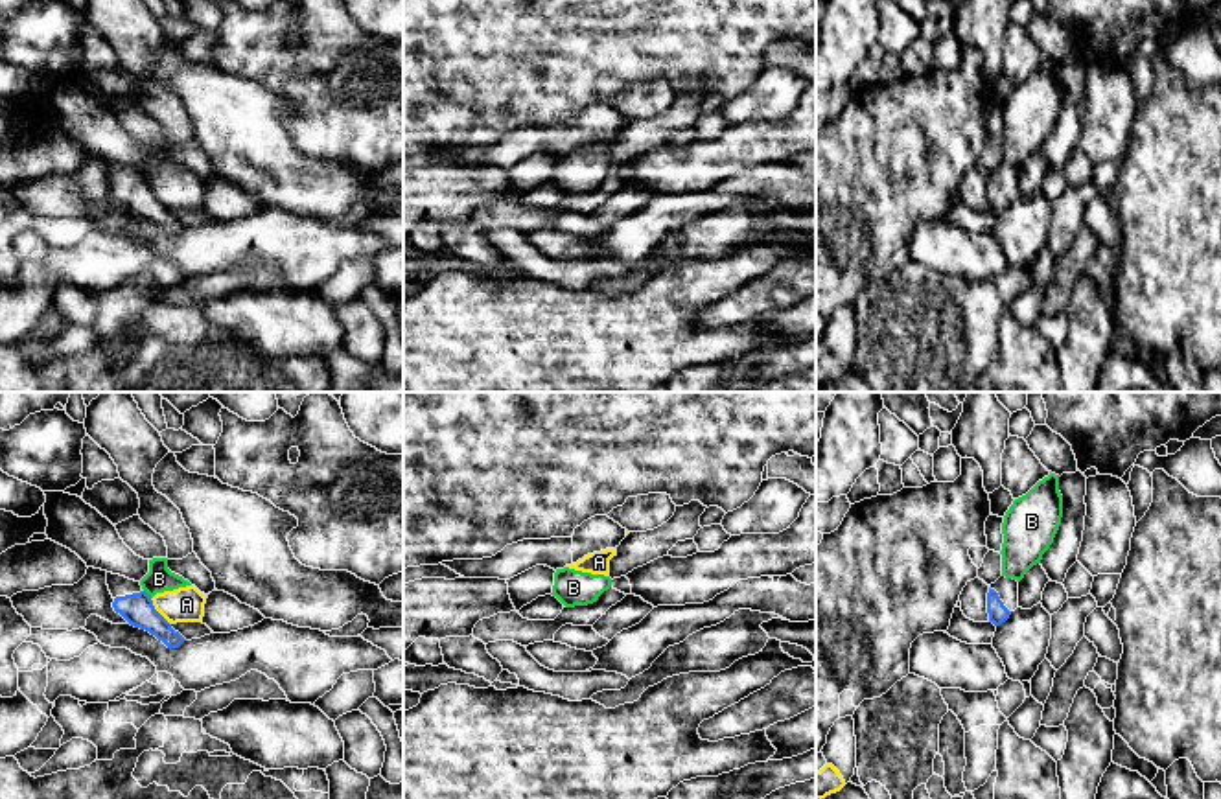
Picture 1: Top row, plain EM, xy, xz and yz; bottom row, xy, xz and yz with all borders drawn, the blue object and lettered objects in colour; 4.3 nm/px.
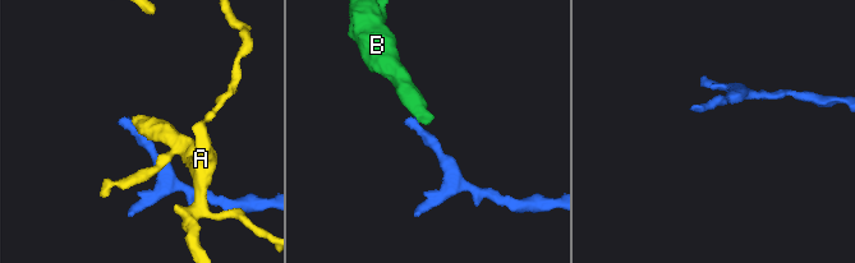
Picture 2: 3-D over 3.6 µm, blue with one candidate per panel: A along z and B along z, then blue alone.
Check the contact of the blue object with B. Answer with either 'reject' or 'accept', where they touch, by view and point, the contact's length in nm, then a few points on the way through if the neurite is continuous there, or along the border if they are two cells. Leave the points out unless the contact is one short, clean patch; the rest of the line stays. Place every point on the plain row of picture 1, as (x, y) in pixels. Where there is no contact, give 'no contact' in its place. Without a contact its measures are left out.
reject; contact xy (146, 181); length 50 nm; border xy (144, 177), (151, 185)

